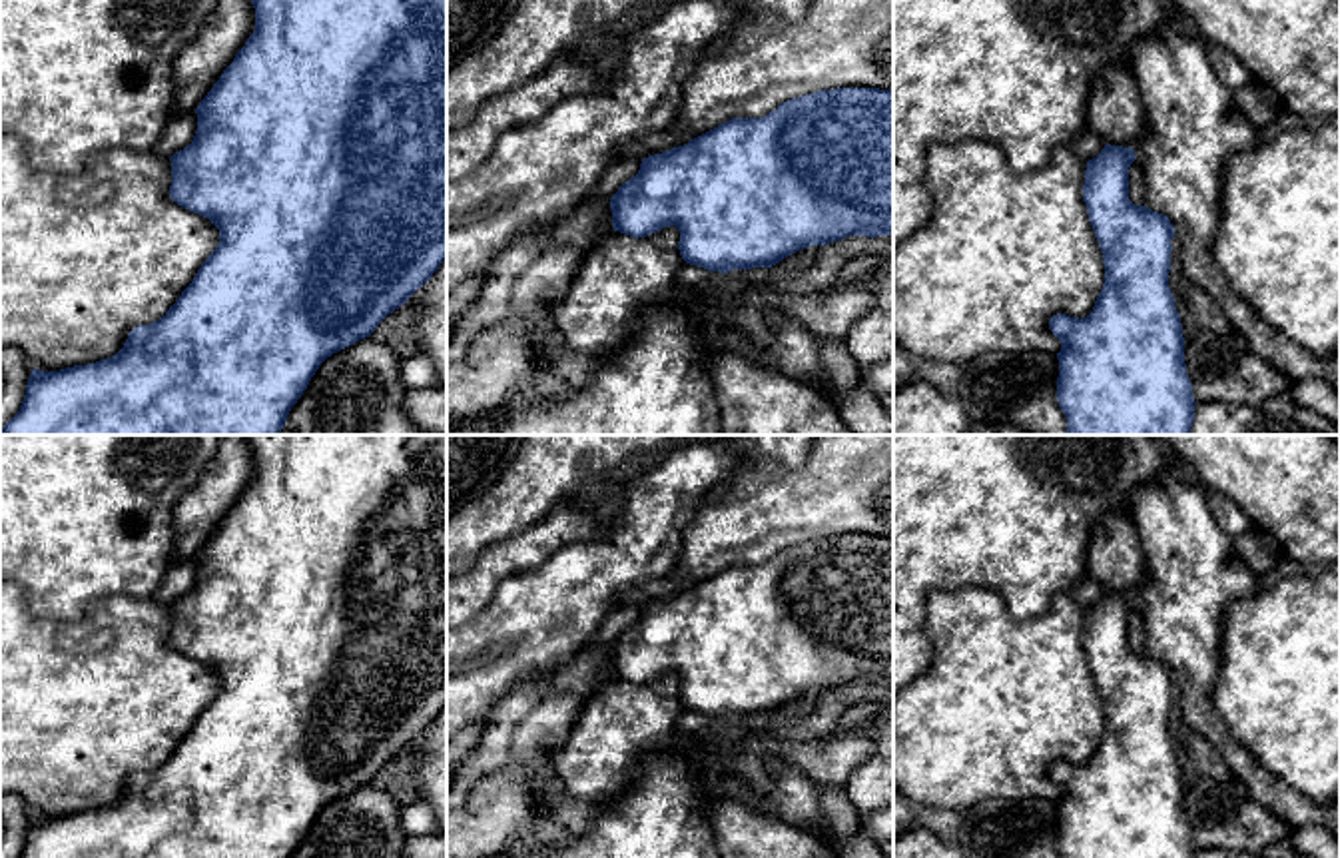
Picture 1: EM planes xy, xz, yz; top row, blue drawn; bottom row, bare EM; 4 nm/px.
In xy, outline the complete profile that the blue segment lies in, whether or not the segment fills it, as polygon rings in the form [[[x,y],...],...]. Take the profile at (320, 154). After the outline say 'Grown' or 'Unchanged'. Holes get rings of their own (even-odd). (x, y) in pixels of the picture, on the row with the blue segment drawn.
[[[251,0],[251,4],[255,8],[253,34],[195,108],[197,132],[191,144],[169,158],[169,198],[177,206],[207,217],[219,229],[217,247],[207,255],[191,283],[181,291],[166,315],[150,325],[134,327],[116,355],[60,371],[32,369],[20,411],[0,429],[0,435],[277,435],[285,427],[291,407],[303,395],[319,365],[333,353],[359,339],[371,337],[379,323],[405,305],[447,259],[447,0]]]. Unchanged

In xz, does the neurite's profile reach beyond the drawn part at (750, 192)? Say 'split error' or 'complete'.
complete

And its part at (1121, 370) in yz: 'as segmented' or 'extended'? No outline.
as segmented

